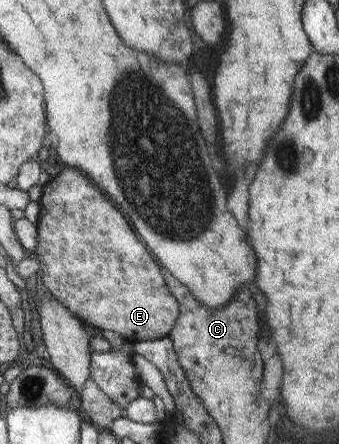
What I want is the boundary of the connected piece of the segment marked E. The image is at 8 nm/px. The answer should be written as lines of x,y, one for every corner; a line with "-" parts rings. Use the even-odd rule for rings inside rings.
66,167
42,185
38,203
41,210
35,226
37,242
30,256
41,263
41,280
46,293
56,298
82,324
115,331
132,344
167,336
178,317
177,301
164,285
155,258
107,196
81,172

